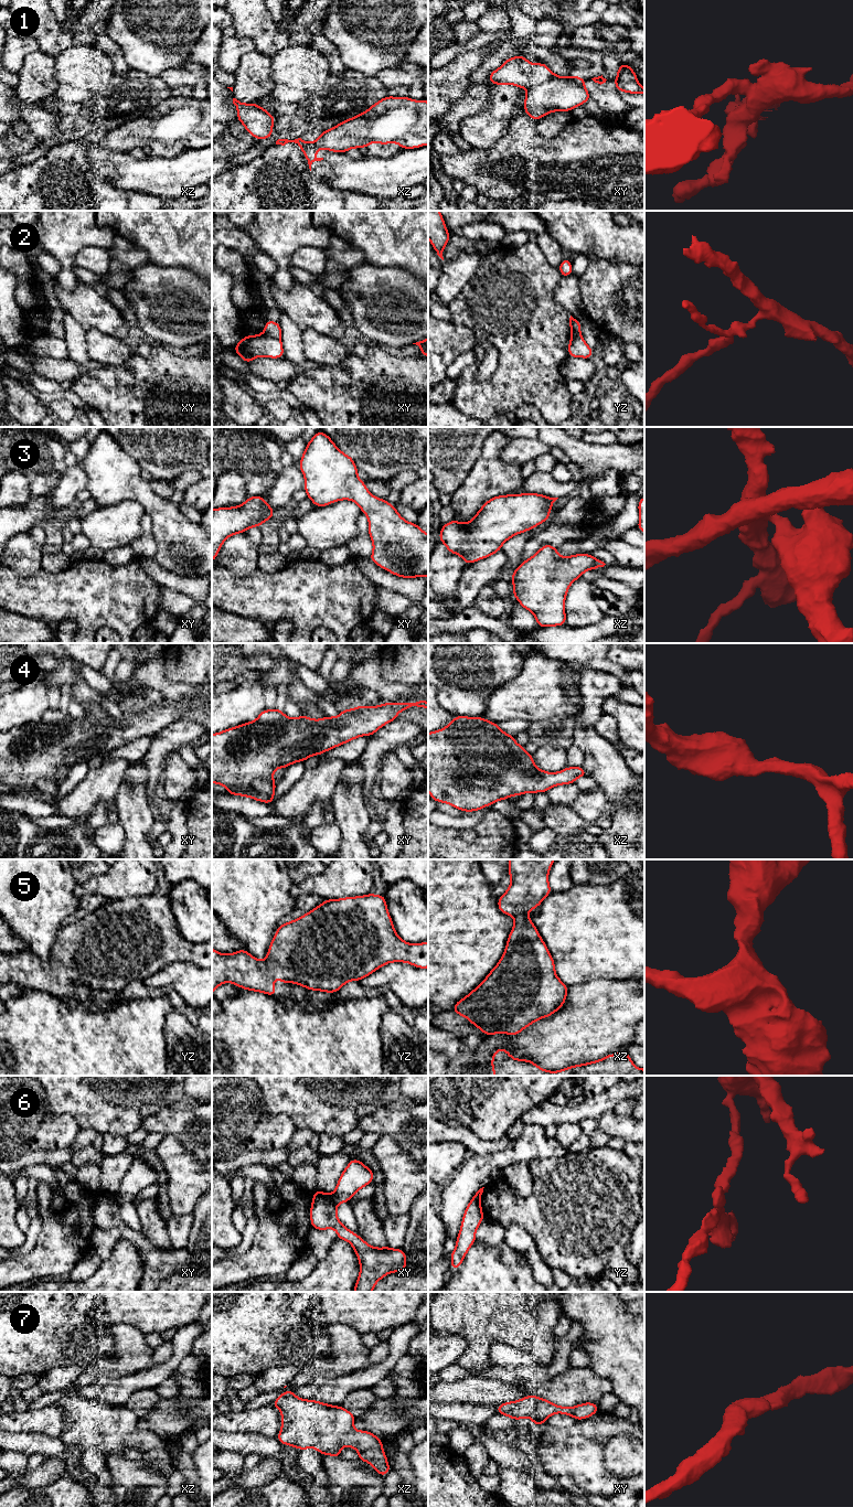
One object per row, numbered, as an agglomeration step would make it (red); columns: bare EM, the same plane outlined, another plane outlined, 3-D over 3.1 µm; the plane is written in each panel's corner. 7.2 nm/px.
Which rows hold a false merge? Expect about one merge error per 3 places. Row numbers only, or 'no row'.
2, 6

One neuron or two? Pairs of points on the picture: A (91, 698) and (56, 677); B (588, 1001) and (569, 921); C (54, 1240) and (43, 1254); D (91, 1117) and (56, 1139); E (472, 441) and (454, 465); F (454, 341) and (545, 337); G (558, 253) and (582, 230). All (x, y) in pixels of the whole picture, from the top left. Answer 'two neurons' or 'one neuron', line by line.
A: one neuron
B: two neurons
C: one neuron
D: two neurons
E: one neuron
F: two neurons
G: two neurons

